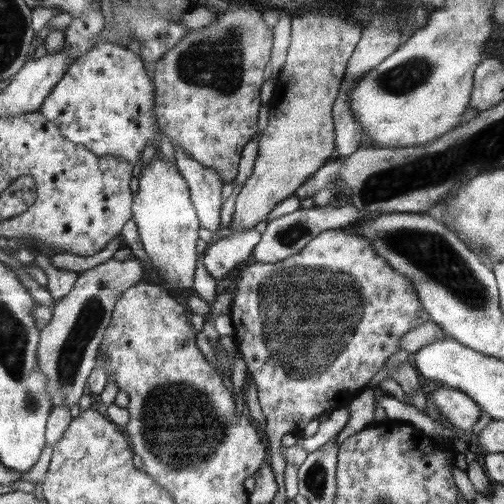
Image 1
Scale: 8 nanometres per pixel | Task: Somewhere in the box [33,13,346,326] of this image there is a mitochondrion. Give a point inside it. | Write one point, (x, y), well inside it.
(217, 63)

